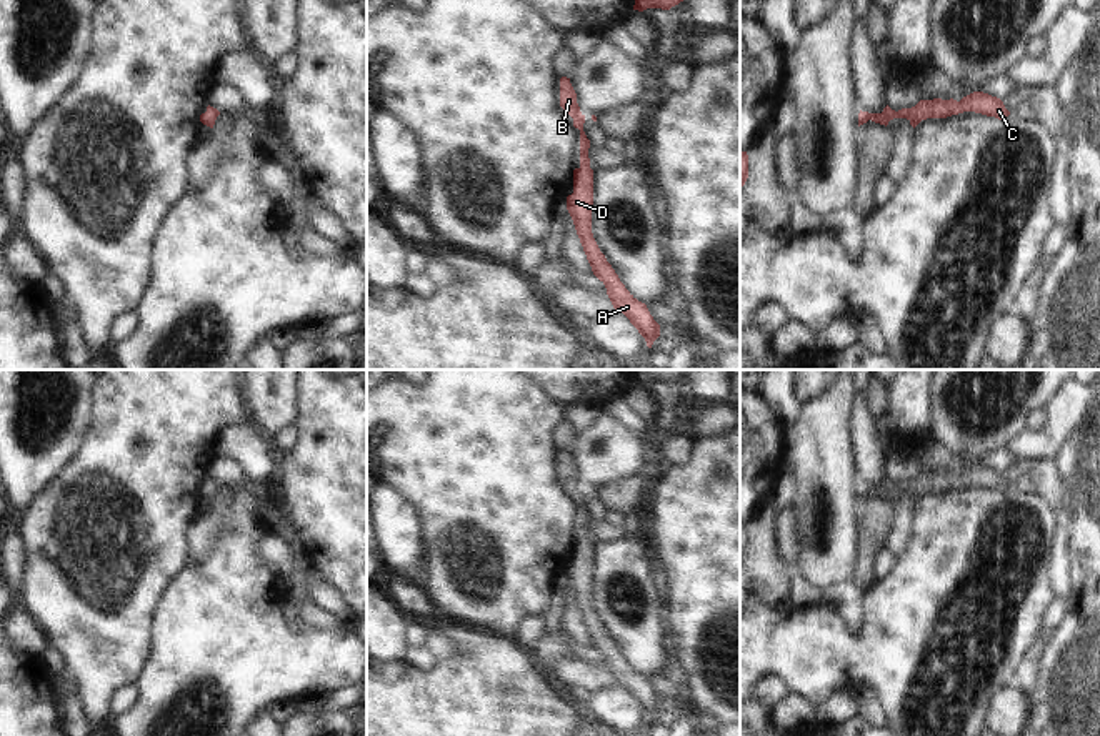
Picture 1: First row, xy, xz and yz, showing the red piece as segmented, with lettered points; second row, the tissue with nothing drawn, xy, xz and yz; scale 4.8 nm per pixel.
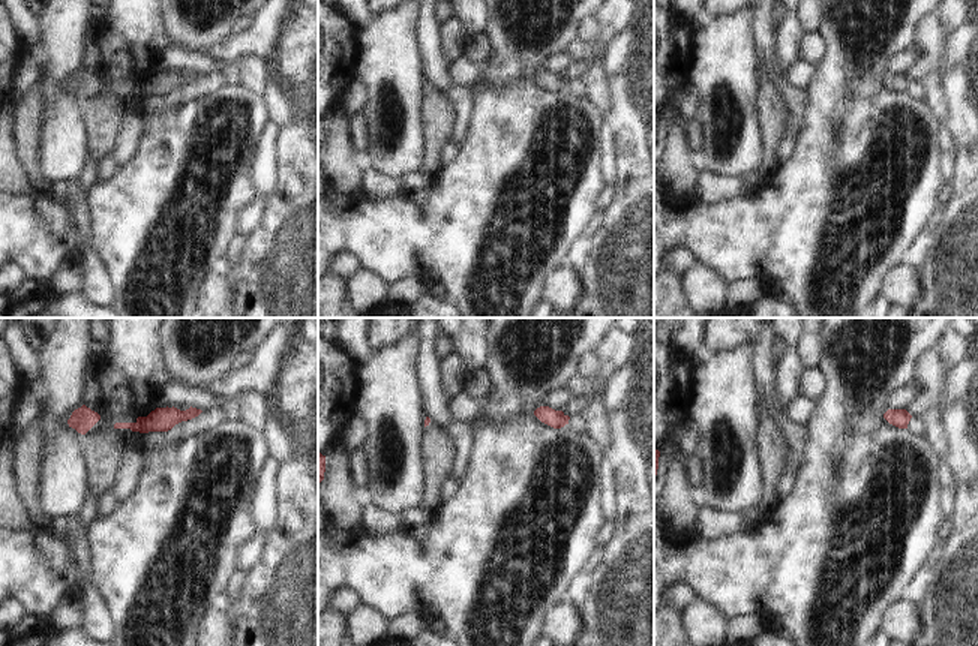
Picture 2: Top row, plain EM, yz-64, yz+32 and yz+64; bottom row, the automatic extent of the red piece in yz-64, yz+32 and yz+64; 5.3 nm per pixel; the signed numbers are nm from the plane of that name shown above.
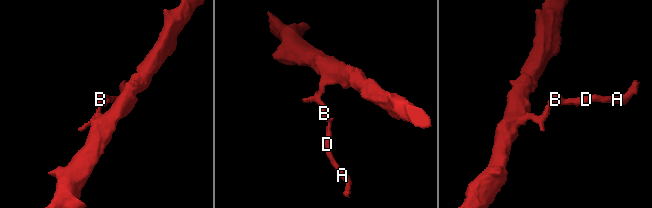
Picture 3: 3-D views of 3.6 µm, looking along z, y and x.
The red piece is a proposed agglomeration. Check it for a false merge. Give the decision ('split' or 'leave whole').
leave whole

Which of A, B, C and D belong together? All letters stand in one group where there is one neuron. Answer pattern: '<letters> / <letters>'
A B C D

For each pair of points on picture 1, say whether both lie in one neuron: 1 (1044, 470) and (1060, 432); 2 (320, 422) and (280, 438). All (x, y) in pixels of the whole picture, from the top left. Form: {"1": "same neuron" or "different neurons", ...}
{"1": "different neurons", "2": "different neurons"}

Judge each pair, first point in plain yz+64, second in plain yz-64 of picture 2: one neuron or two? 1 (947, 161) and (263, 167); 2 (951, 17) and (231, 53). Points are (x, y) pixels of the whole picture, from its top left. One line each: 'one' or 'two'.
1: one
2: one

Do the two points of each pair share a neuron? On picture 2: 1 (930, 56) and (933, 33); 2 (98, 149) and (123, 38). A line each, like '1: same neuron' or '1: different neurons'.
1: same neuron
2: same neuron

